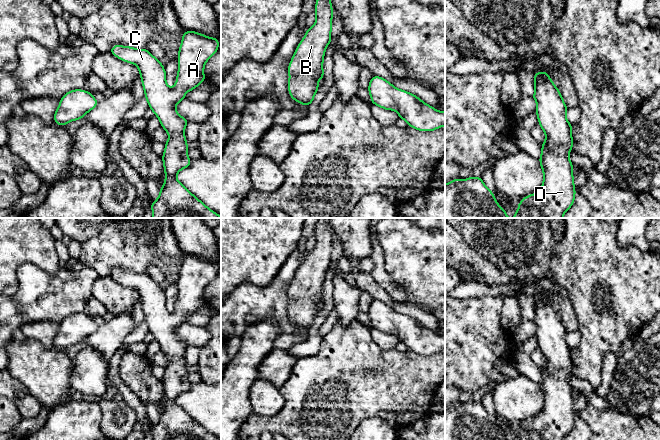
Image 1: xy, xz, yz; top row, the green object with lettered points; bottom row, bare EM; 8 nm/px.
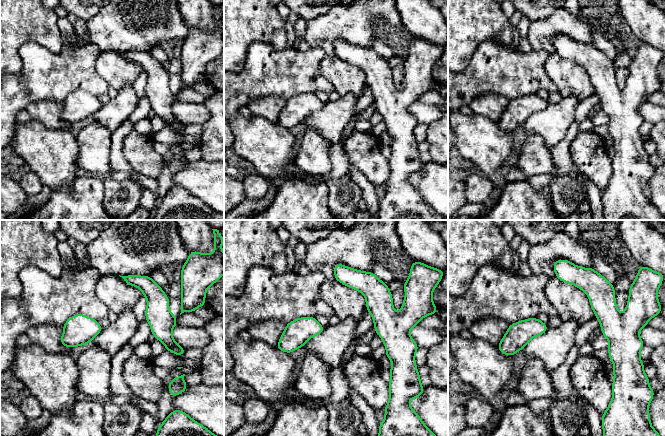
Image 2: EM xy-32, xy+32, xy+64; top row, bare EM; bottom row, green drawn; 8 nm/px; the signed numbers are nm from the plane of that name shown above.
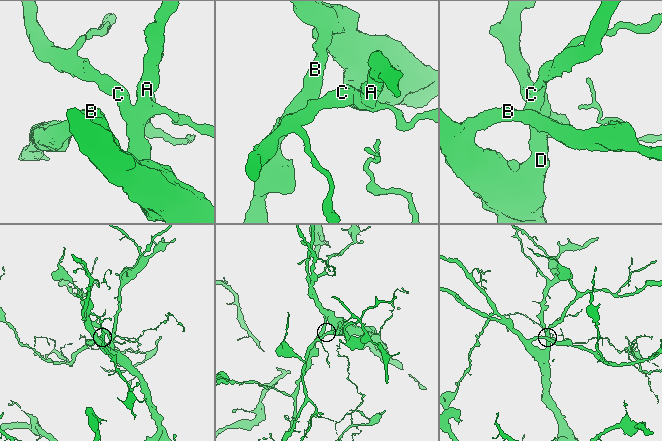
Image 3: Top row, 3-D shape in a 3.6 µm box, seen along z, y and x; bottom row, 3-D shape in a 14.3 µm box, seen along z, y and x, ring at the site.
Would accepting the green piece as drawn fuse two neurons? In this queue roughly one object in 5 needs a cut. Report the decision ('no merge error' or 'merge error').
no merge error

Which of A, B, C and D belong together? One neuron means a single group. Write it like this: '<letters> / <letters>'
A B C D

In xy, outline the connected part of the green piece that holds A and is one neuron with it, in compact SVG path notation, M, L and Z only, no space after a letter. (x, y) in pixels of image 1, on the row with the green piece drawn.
M184 31L177 58L178 74L173 88L166 84L166 71L160 60L156 59L146 48L136 49L116 44L109 50L115 57L124 62L132 63L139 68L145 99L149 108L158 117L161 127L169 134L169 139L165 142L165 151L162 155L165 182L160 189L158 199L152 201L150 206L153 212L152 218L221 218L195 197L176 178L178 172L189 167L192 160L187 156L189 148L184 133L184 129L189 122L178 114L175 106L185 99L185 94L188 91L196 89L199 84L206 80L204 65L217 52L218 48L218 38L207 37L194 31Z

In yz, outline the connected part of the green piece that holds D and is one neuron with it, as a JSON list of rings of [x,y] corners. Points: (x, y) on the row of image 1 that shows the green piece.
[[[546,71],[534,74],[533,81],[535,92],[532,98],[537,103],[536,115],[542,130],[546,135],[546,140],[542,143],[541,156],[539,158],[540,166],[543,170],[542,187],[534,194],[524,196],[522,201],[518,202],[518,210],[513,218],[563,218],[565,212],[571,208],[575,200],[575,186],[573,178],[573,163],[568,158],[568,154],[573,150],[573,138],[571,130],[573,126],[566,119],[568,107],[562,98],[562,95]]]

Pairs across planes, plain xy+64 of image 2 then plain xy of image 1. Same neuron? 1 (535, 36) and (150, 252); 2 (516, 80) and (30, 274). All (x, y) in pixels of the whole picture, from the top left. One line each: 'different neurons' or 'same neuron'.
1: same neuron
2: same neuron

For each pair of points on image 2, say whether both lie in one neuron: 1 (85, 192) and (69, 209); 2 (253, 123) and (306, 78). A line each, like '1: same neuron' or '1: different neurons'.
1: same neuron
2: different neurons

